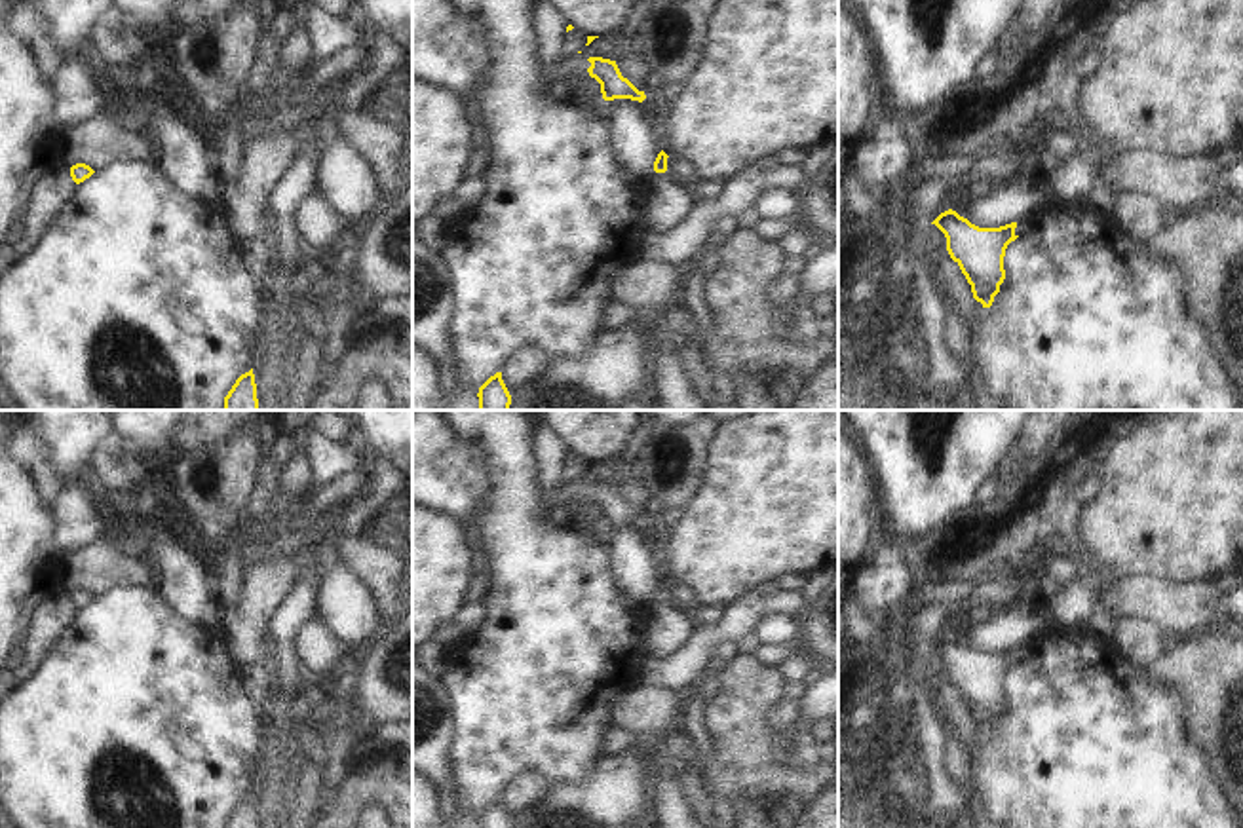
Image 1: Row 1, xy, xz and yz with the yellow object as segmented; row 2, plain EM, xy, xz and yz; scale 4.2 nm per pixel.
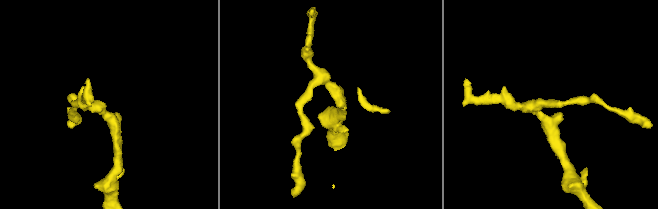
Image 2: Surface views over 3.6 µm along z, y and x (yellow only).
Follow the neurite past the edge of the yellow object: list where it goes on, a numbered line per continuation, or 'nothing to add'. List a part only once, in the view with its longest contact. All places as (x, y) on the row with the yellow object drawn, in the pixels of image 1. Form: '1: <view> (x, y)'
nothing to add

